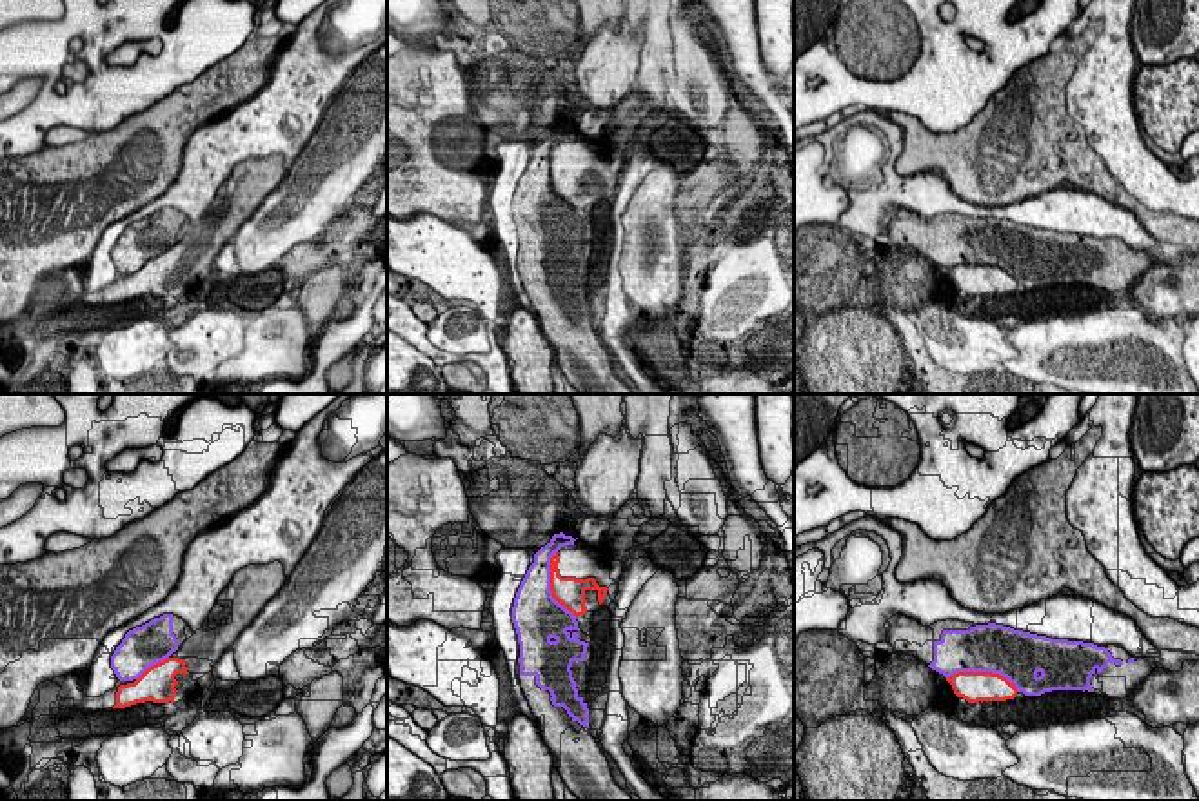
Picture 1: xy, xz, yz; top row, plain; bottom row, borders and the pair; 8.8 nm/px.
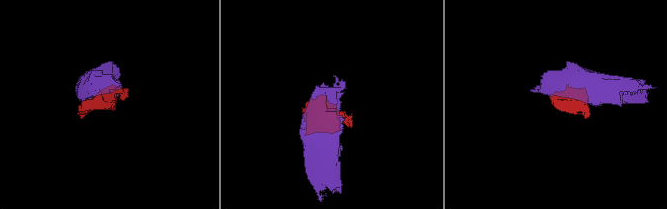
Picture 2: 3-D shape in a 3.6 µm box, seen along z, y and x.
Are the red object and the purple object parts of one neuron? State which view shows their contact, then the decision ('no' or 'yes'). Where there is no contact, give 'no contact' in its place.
yz | no

